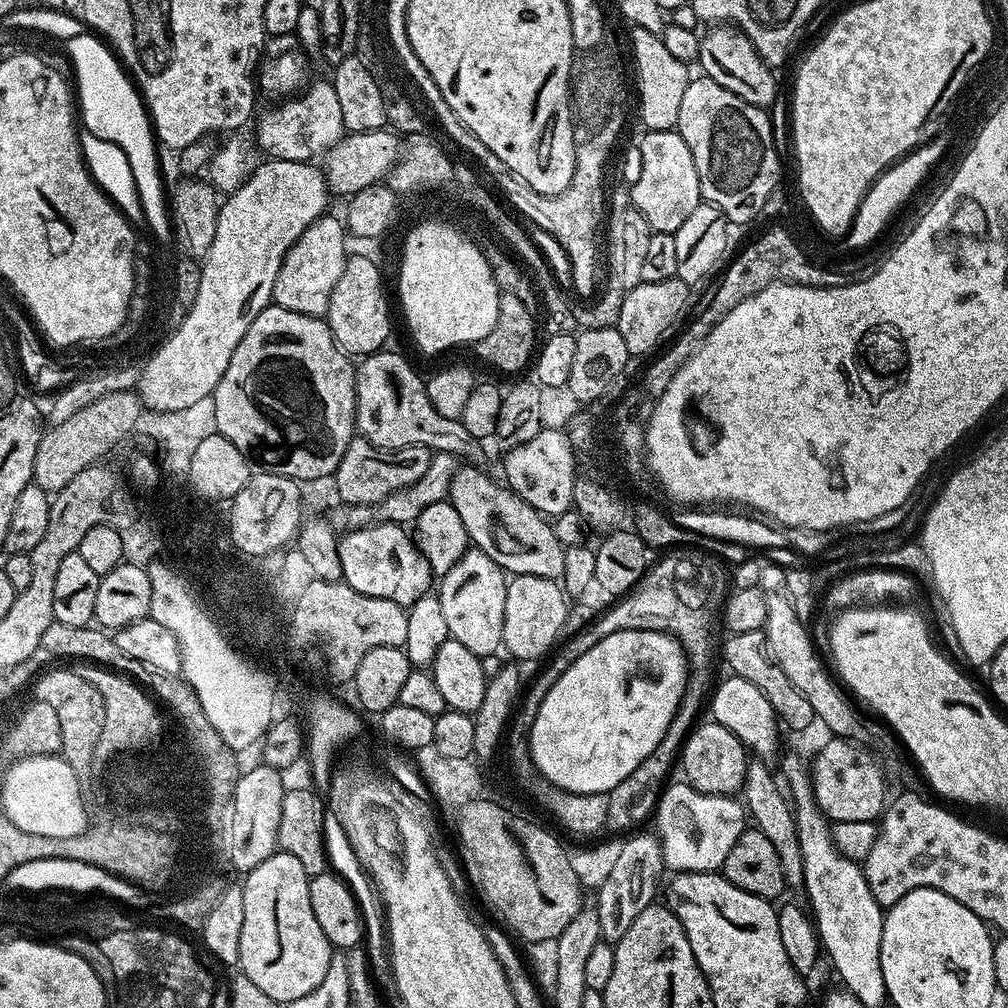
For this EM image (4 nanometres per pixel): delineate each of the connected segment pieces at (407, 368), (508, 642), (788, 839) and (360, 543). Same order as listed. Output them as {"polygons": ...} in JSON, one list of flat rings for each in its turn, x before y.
{"polygons":[[[381,350,373,352,372,355,363,357,355,365,356,369,356,432,363,439,366,439,375,446,385,450,395,450,398,448,409,448,410,446,422,446,437,452,452,452,458,458,469,456,469,461,480,462,484,456,481,441,476,440,470,434,470,430,466,430,466,426,462,426,460,420,454,418,442,418,442,414,438,414,438,410,434,410,434,406,428,397,428,389,426,387,425,377,419,376,412,369,412,364,404,356,399,356,396,352,388,352,389,350]],[[512,576,506,590,503,651,508,651,513,656,509,657,516,662,543,661,561,639,560,631,568,620,568,603,569,597,557,581,537,576]],[[759,758,749,759,742,789,742,800,746,805,746,812,751,823,759,828,762,834,766,834,766,838,770,838,770,842,774,842,774,850,778,850,778,858,782,862,785,885,789,889,799,889,804,883,804,863,798,842,796,814,789,797,782,791,781,781,779,779,776,781,768,768,771,767]],[[377,522,367,528,344,532,339,537,338,555,341,558,343,583,358,590,358,594,370,594,370,598,390,598,410,606,433,591,434,573,430,562,426,562,420,553,420,547,407,527]]]}

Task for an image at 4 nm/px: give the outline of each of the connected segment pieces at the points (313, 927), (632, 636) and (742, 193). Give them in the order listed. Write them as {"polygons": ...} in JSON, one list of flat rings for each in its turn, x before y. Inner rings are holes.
{"polygons":[[[277,850,270,858,266,858,266,862,254,866,254,870,247,873,242,881,246,918,242,921,238,968,263,994,269,995,280,1006,287,1006,294,1002,294,998,310,994,314,986,320,985,322,978,326,978,326,970,330,970,334,955,331,942,326,938,326,934,322,934,318,918,314,918,314,906,310,906,309,879,306,870,302,870,302,862,298,862,294,854]],[[631,628,630,630,618,630,614,634,609,634,607,638,602,638,602,642,598,642,598,646,590,646,590,650,586,650,586,654,582,654,569,666,566,674,562,674,562,678,558,678,558,682,554,682,554,686,550,686,546,698,542,698,542,702,536,707,532,729,528,731,526,737,528,753,532,755,532,767,555,788,561,788,574,794,598,794,606,790,614,790,614,786,618,786,618,782,622,782,622,778,634,774,634,770,638,770,638,766,642,766,642,762,646,762,646,758,650,758,650,754,654,754,654,746,658,746,658,742,662,742,662,734,666,734,666,730,672,725,674,714,682,702,684,691,688,688,688,674,688,656,682,650,680,643,667,632,656,632,653,628]],[[703,74,697,77,689,79,686,94,682,94,675,131,694,154,701,197,722,210,733,225,748,224,761,215,763,203,772,199,771,191,781,183,772,121,765,109,738,98,738,94,730,94,726,86,718,86]]]}

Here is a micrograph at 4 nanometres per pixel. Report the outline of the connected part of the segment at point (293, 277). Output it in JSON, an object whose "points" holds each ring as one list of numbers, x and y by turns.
{"points":[[325,214,317,218,300,235,298,242,290,246,274,282,272,299,275,307,294,310,307,316,323,317,327,313,330,296,334,294,334,286,338,286,338,278,342,278,344,263,350,255,350,249,344,245,345,225,339,215,332,215]]}

